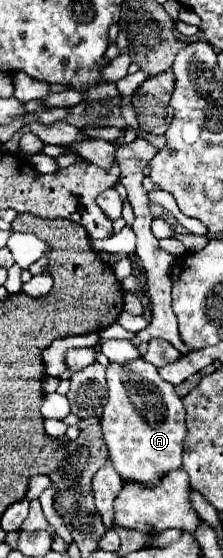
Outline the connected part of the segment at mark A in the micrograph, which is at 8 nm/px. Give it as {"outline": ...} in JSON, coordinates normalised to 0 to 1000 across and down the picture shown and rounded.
{"outline":[[[637,642],[565,652],[493,649],[475,659],[484,720],[457,742],[457,774],[511,839],[547,860],[673,864],[816,835],[816,789],[834,735],[780,692],[735,685],[700,656]]]}

